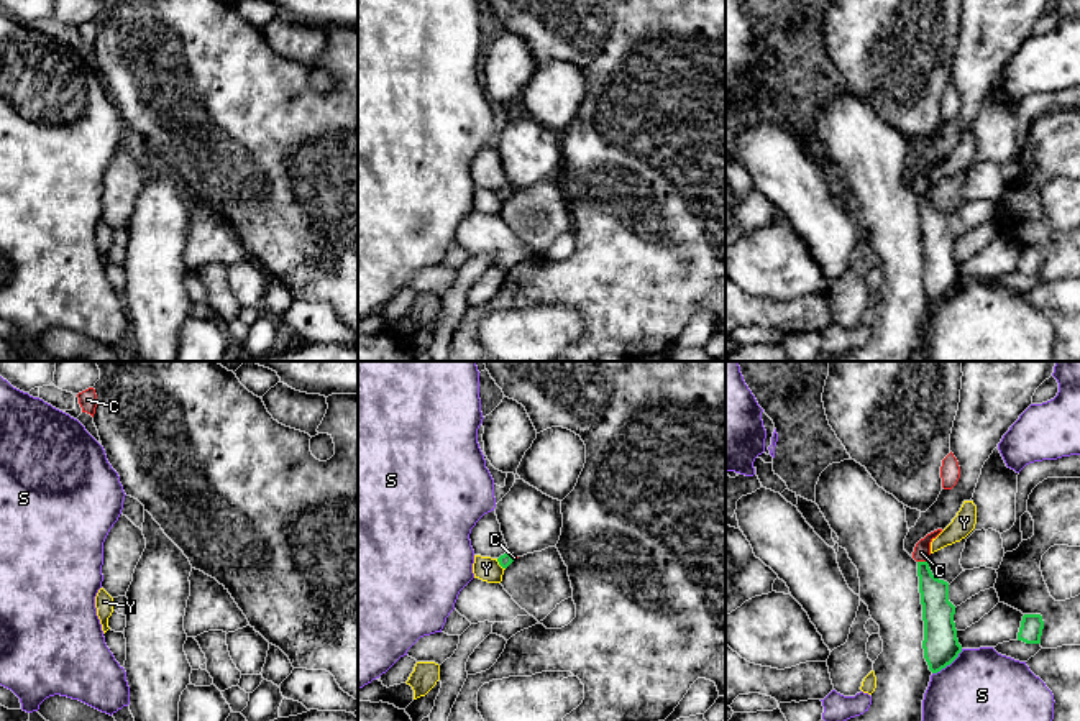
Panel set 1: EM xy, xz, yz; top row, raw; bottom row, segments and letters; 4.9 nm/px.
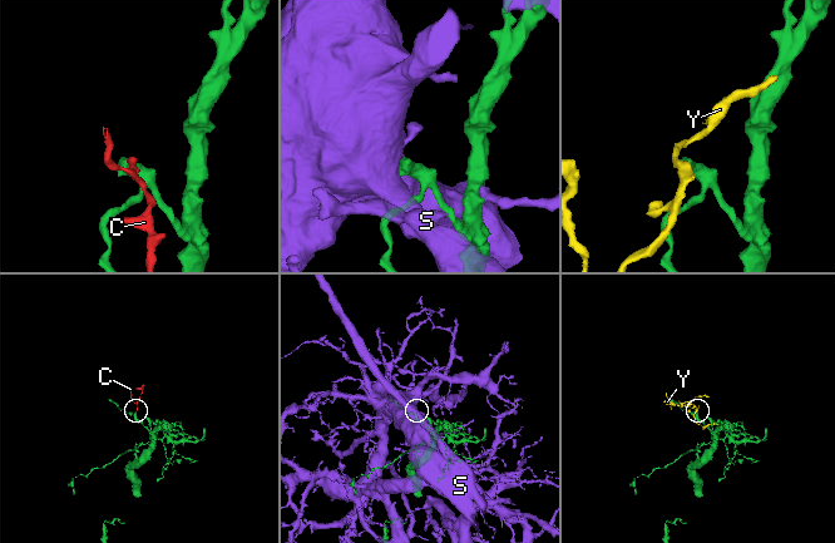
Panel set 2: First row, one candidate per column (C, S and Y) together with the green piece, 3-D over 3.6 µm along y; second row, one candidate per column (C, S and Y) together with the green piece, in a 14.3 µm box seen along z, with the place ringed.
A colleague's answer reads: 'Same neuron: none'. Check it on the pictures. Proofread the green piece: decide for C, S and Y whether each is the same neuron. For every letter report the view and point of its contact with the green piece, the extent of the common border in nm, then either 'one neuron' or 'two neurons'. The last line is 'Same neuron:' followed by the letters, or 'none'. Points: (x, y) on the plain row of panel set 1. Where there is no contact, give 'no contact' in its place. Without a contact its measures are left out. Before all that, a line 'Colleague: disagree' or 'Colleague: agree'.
Colleague: disagree
C: yz (923, 194) | 50 nm | one neuron
S: yz (947, 296) | 200 nm | two neurons
Y: xz (499, 196) | 70 nm | two neurons
Same neuron: C

